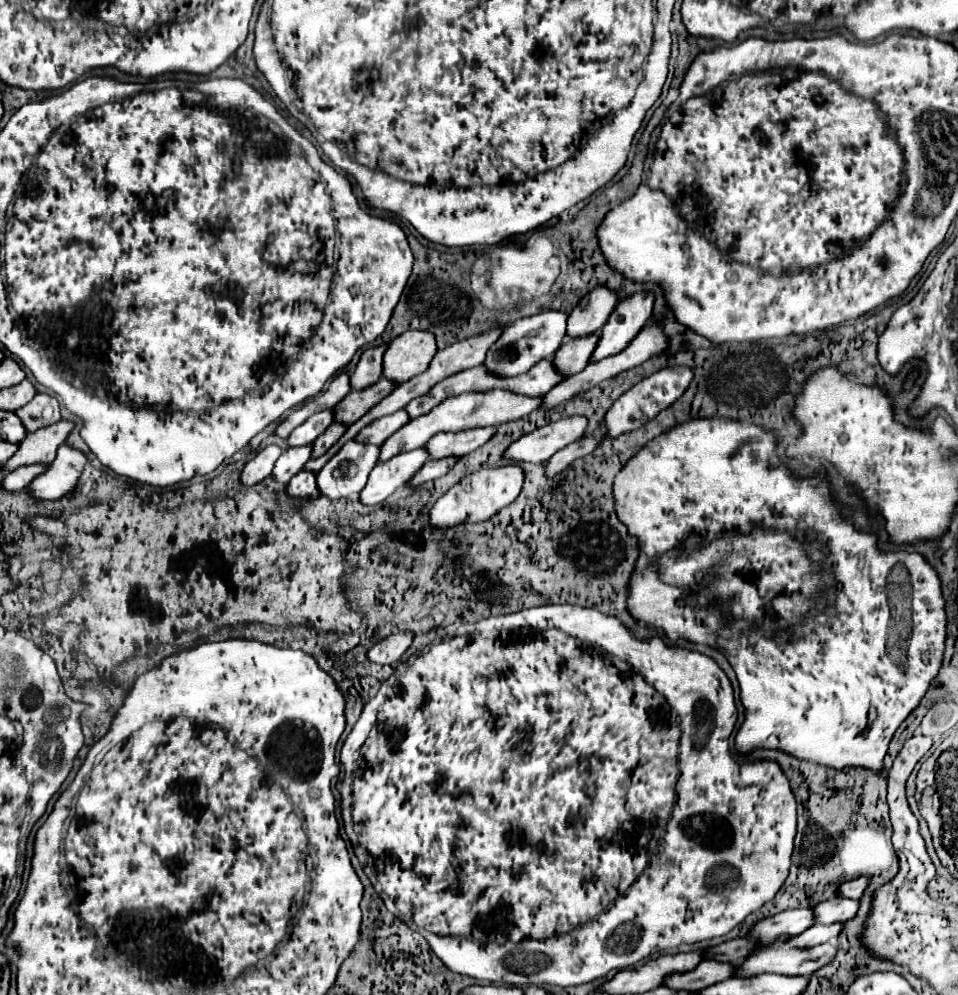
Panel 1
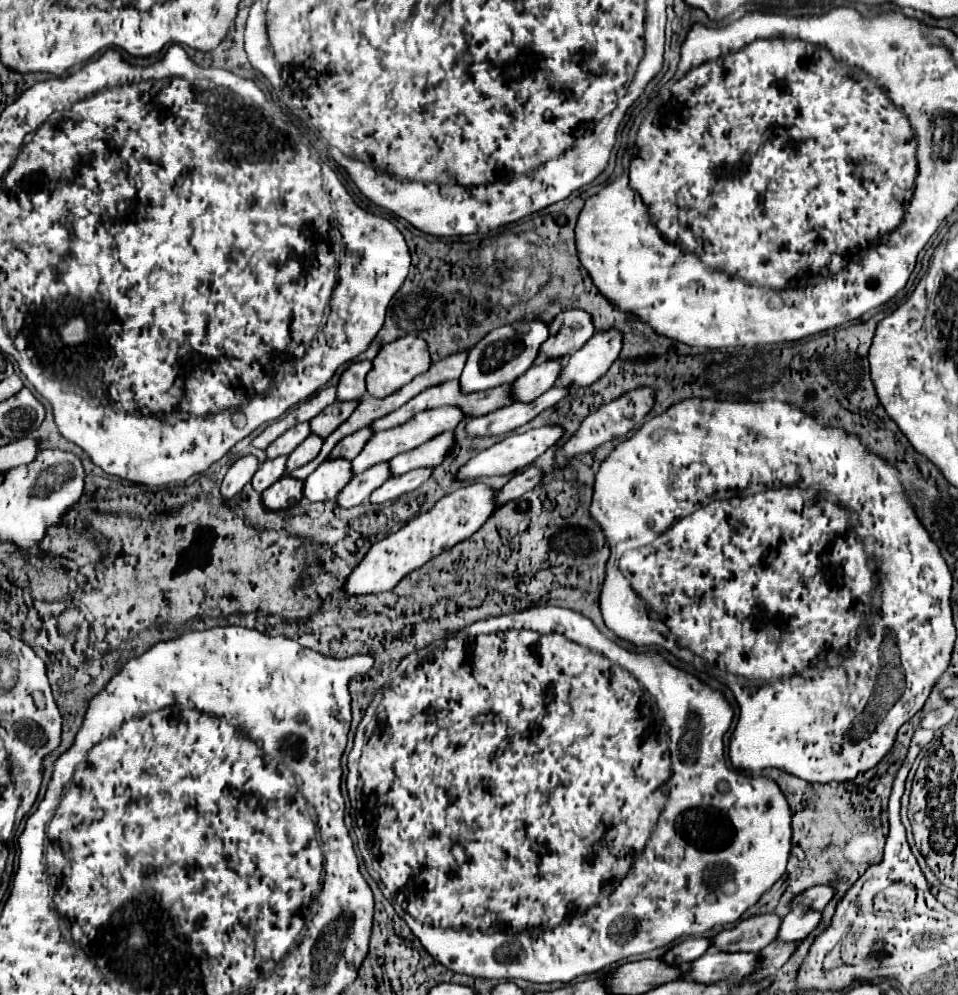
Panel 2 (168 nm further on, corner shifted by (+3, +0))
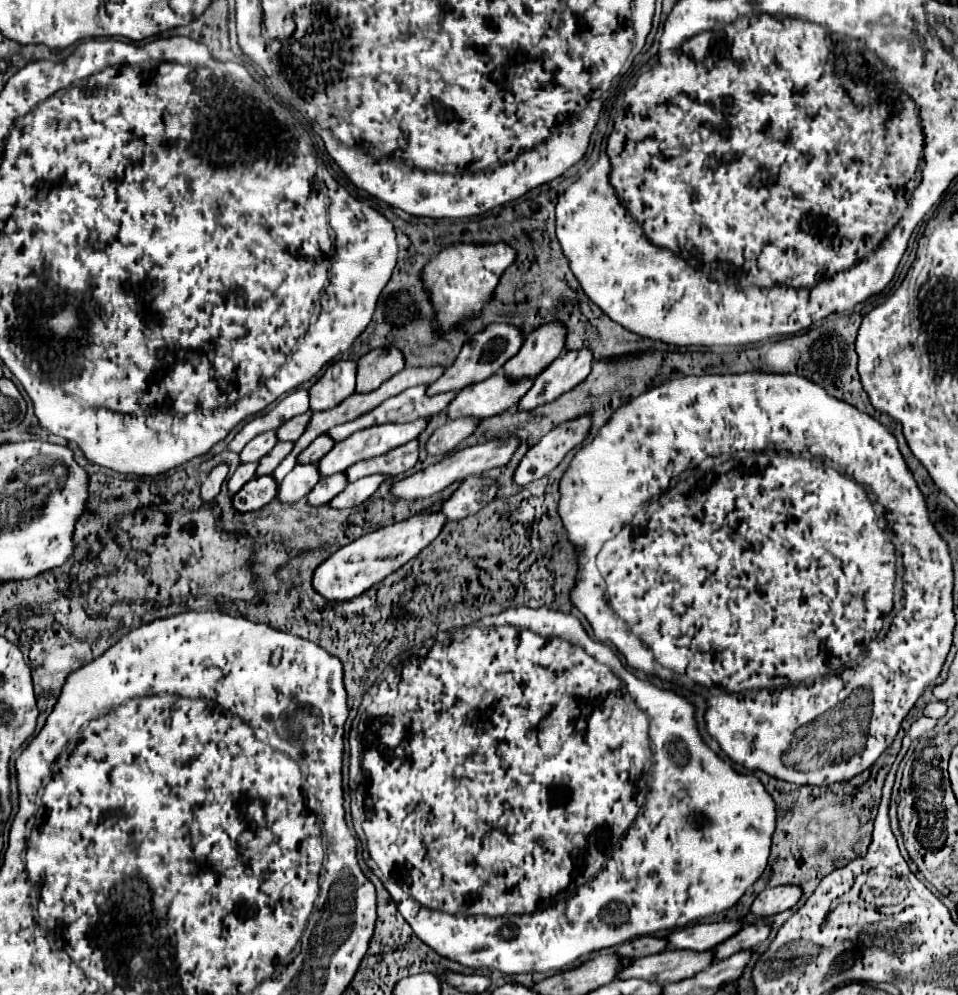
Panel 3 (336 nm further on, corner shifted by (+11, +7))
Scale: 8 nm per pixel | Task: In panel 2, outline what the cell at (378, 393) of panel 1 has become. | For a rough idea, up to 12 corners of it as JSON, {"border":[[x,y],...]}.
{"border":[[336,402],[308,424],[312,434],[326,438],[358,406]]}

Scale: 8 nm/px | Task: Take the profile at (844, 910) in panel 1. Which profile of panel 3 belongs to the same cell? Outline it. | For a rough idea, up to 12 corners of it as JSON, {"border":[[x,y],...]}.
{"border":[[768,923],[746,925],[716,947],[716,961],[752,949],[770,935]]}

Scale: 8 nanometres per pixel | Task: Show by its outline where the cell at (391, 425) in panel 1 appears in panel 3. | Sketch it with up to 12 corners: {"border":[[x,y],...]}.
{"border":[[320,435],[304,453],[298,463],[318,463],[334,439]]}

